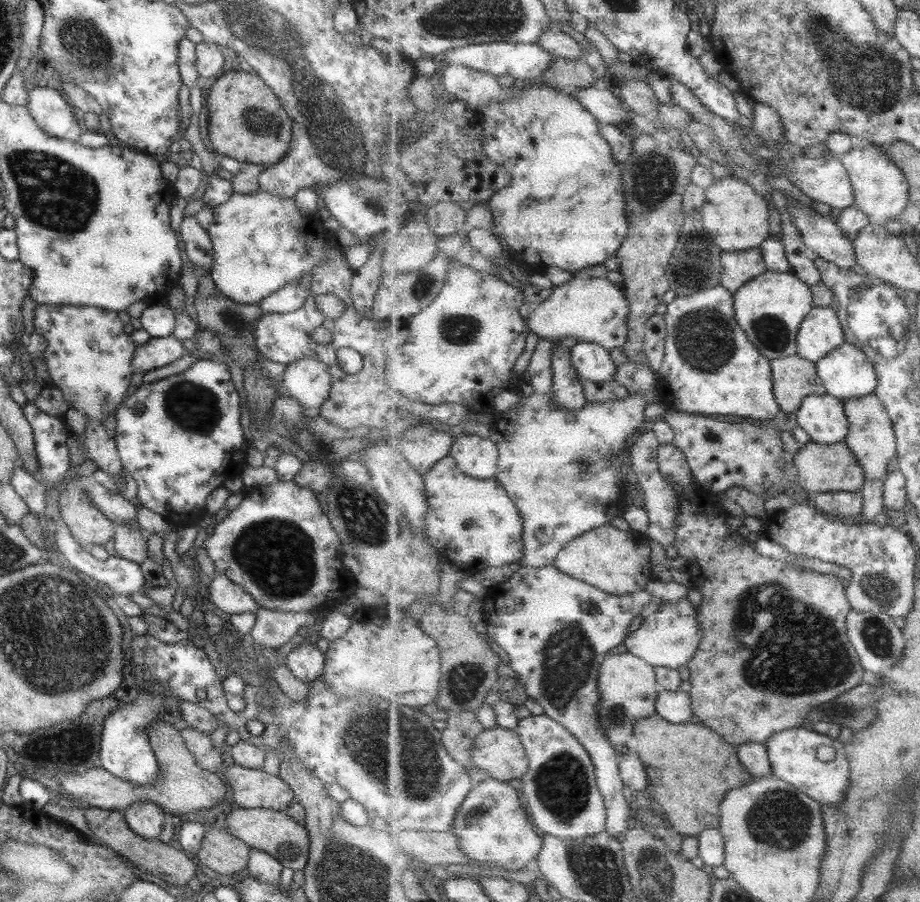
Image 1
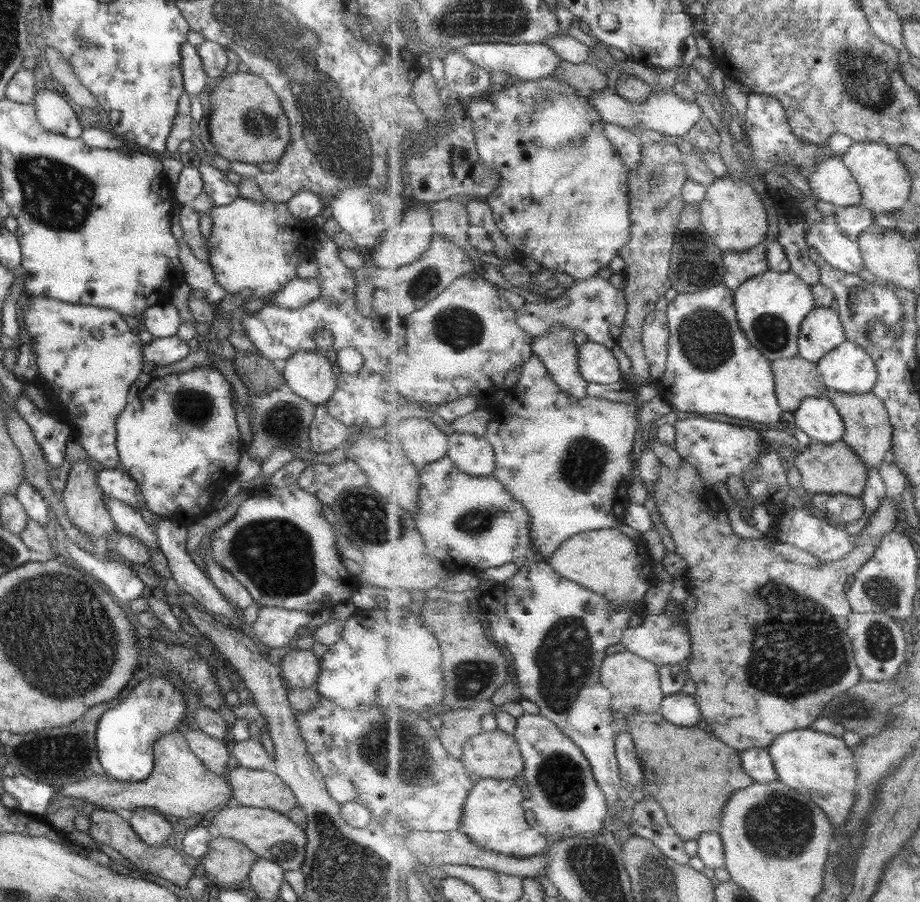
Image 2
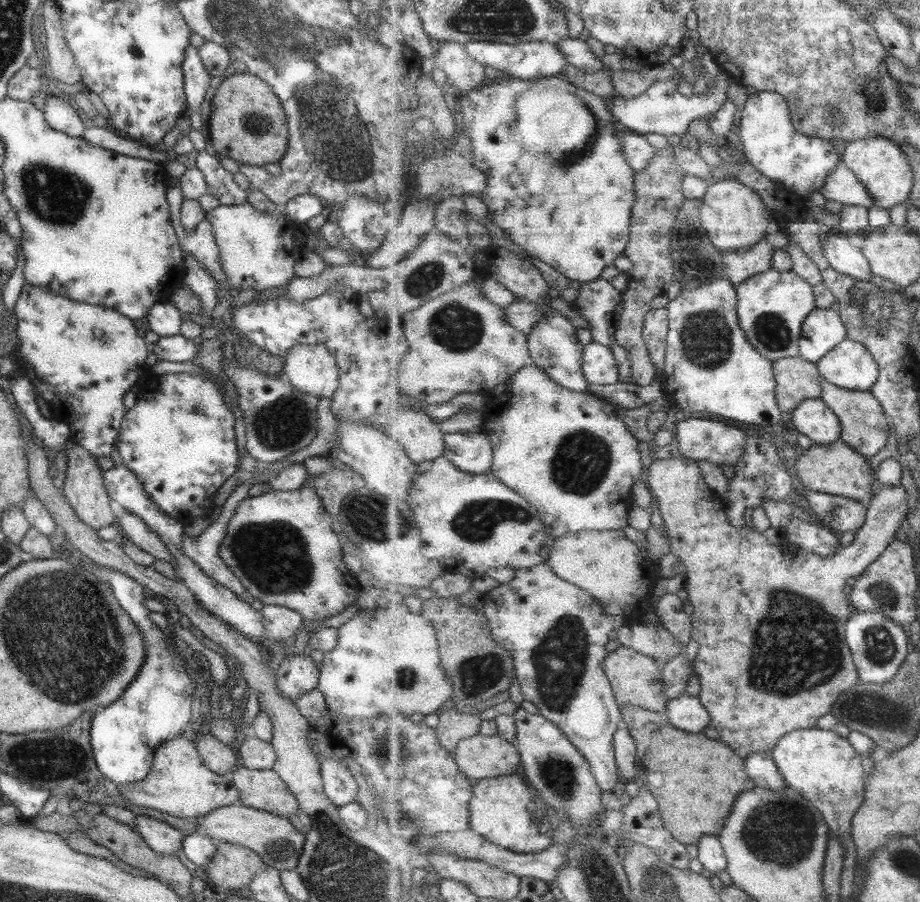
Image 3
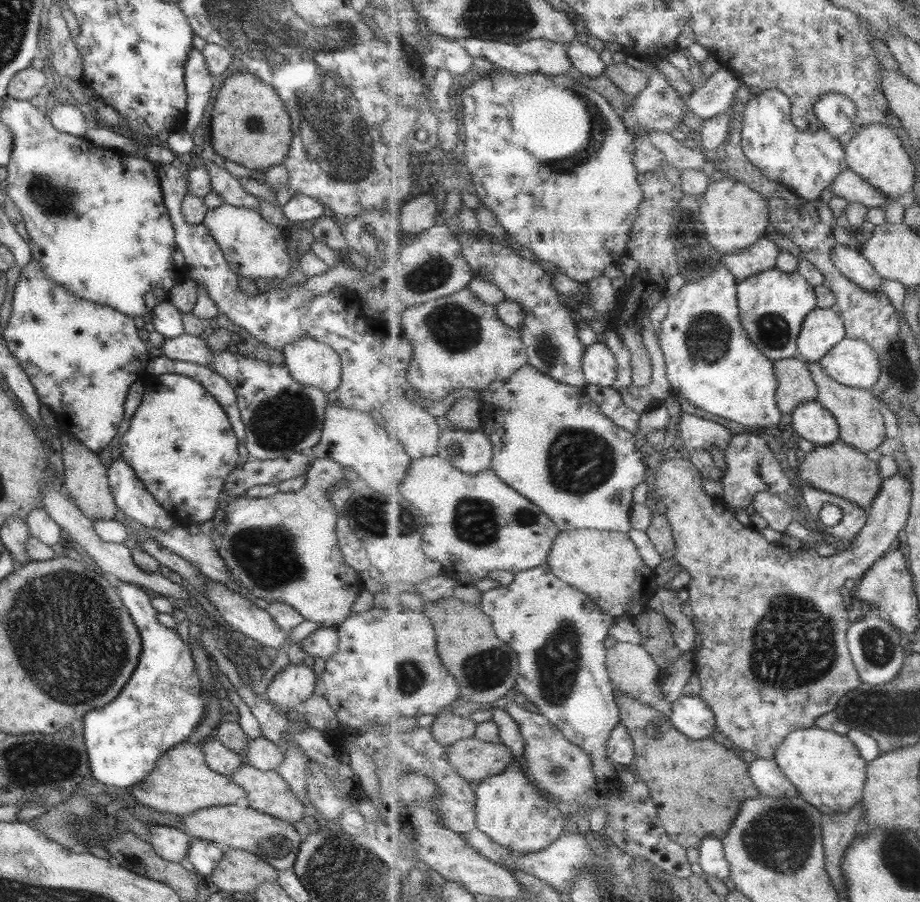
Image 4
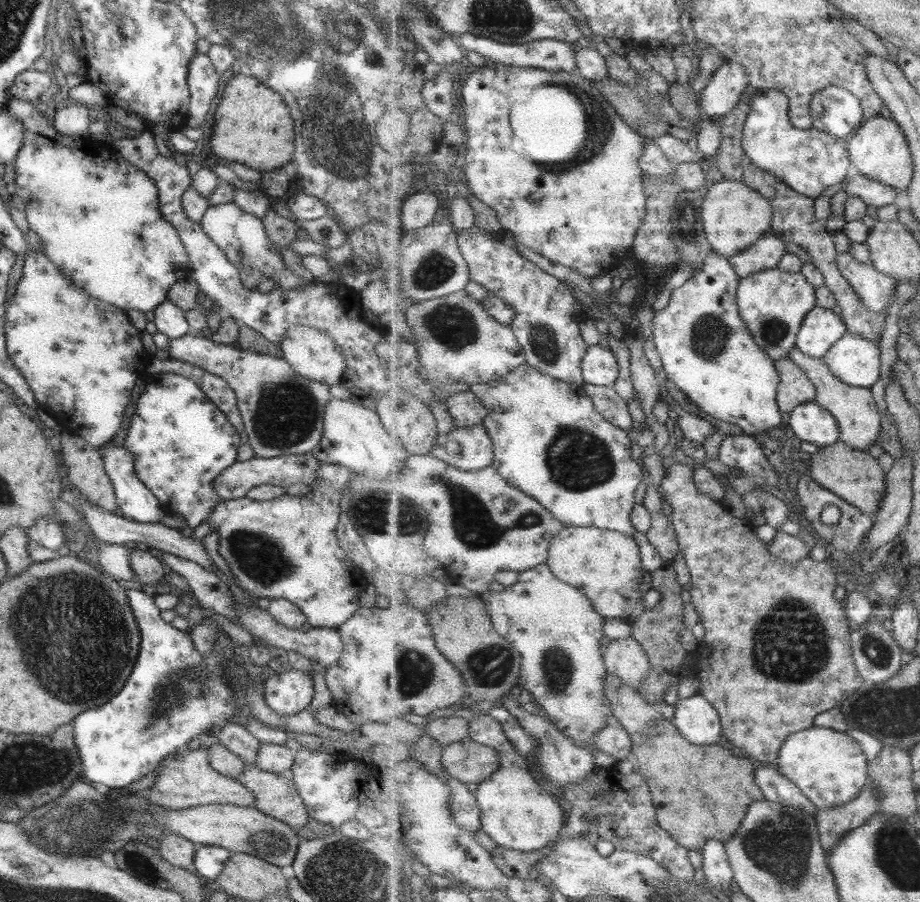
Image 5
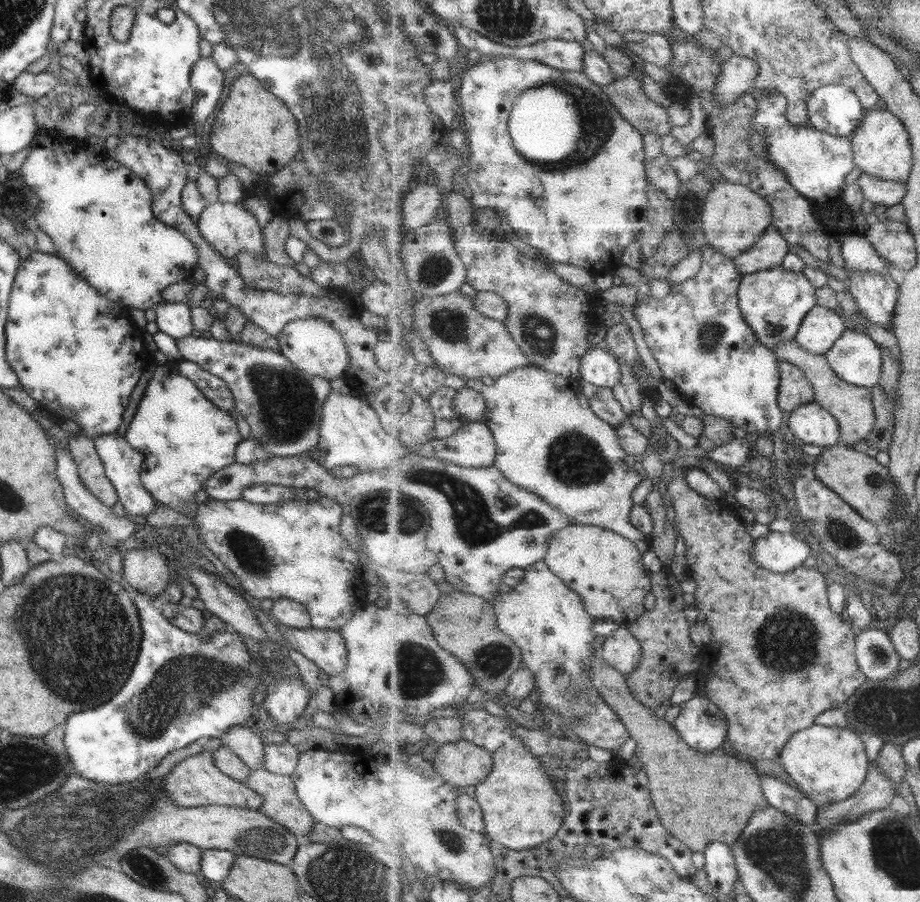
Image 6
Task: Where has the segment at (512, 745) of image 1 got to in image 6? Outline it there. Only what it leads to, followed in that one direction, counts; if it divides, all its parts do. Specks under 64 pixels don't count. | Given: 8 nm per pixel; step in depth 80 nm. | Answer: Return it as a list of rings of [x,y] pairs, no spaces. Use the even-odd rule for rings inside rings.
[[[463,738],[442,745],[432,764],[450,784],[476,788],[493,770],[494,757],[486,748]]]

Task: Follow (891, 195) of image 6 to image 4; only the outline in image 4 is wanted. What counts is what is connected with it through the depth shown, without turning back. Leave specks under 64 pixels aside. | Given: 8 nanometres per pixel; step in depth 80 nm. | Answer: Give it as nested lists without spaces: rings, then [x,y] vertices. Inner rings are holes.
[[[851,169],[841,173],[837,181],[829,188],[833,196],[843,198],[847,203],[863,204],[867,208],[883,207],[889,203],[889,198],[881,194],[873,184],[863,180],[857,172]]]

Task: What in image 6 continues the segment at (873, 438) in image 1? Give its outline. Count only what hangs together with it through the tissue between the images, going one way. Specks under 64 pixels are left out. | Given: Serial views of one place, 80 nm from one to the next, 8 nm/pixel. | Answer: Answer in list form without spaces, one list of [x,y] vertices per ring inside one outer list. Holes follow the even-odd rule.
[[[796,339],[781,341],[774,350],[780,361],[787,361],[802,368],[807,378],[814,385],[814,402],[823,405],[831,414],[835,415],[842,428],[842,441],[847,445],[855,444],[873,432],[875,428],[875,408],[871,399],[871,390],[867,387],[855,386],[843,380],[827,362],[826,355],[820,355],[805,350]]]

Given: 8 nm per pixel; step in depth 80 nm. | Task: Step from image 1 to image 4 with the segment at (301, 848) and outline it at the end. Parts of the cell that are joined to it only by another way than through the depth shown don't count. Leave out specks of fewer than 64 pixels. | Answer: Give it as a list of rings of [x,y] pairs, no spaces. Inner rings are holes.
[[[213,805],[198,808],[193,812],[181,815],[183,830],[190,840],[207,840],[223,848],[239,848],[258,856],[277,871],[291,868],[294,863],[301,838],[291,823],[273,818],[251,808],[240,808],[237,805]]]

